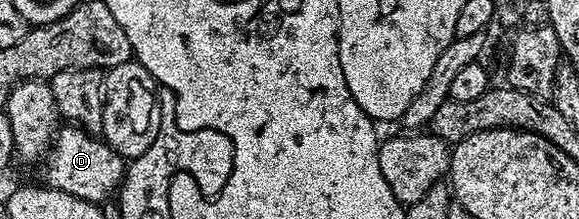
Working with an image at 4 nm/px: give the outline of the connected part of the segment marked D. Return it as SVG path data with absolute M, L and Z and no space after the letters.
M70 123L59 128L54 144L44 158L45 184L68 195L76 195L85 201L105 202L117 194L126 175L127 162L101 136L87 133L85 129Z

